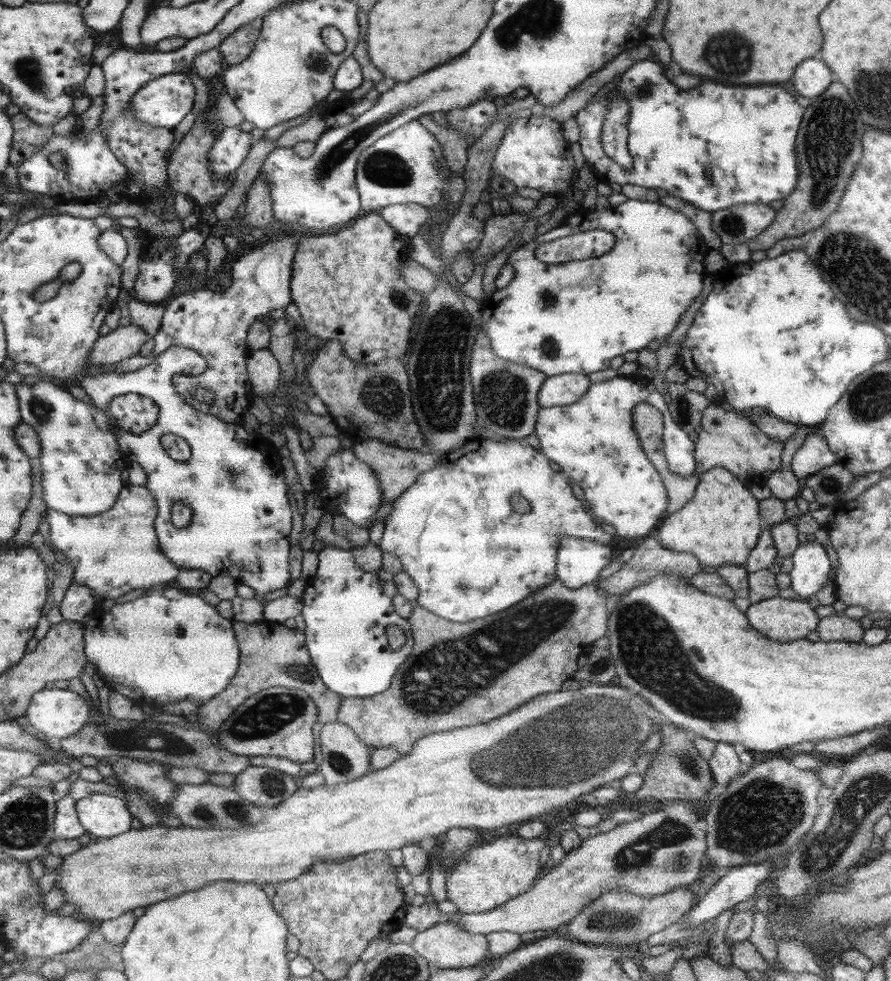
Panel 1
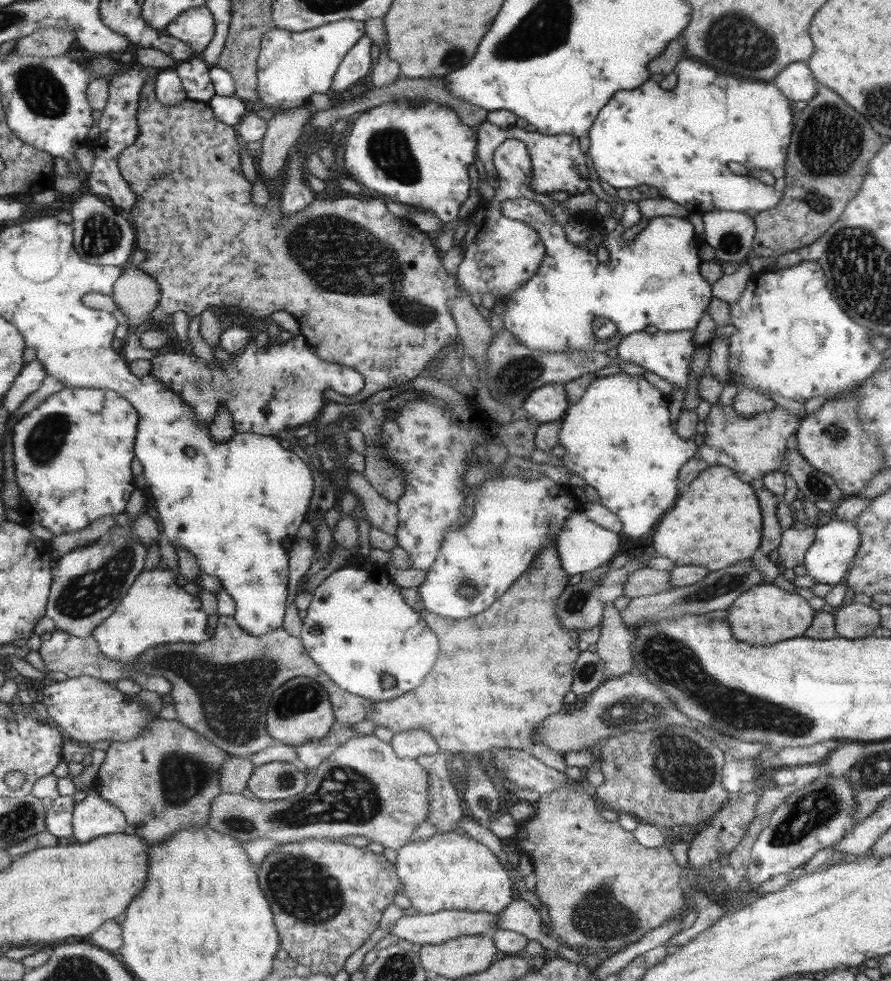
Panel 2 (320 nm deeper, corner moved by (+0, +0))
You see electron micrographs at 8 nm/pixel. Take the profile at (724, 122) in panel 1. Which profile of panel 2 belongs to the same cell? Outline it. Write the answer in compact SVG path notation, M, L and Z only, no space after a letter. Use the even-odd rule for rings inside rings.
M680 59L678 66L675 67L677 73L677 84L672 90L662 90L656 82L652 82L650 78L635 88L634 90L618 90L613 94L613 97L600 109L597 117L594 119L593 125L589 130L590 147L588 151L588 159L590 167L599 174L599 178L608 182L610 186L614 188L636 188L640 184L648 184L648 186L656 186L660 196L664 198L670 198L674 200L676 204L682 204L686 210L690 212L698 212L698 214L704 214L710 212L714 208L722 208L722 210L730 210L734 212L743 212L748 209L755 211L765 211L774 208L782 194L784 194L784 166L786 166L786 148L790 144L790 136L792 136L792 108L790 108L790 99L786 98L777 86L772 84L752 84L752 82L742 82L742 80L732 80L730 76L726 74L718 74L716 70L710 70L708 66L702 66L694 60ZM728 162L738 162L742 166L746 166L746 170L768 170L774 178L776 178L776 184L774 186L768 186L760 180L756 180L754 176L746 174L746 176L738 176L738 174L732 174L728 170Z

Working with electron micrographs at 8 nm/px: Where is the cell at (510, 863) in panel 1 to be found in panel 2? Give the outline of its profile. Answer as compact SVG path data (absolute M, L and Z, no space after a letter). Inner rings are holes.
M461 831L437 832L427 839L411 840L397 851L395 868L400 891L420 914L441 910L497 914L516 897L514 881L504 865L487 846Z

